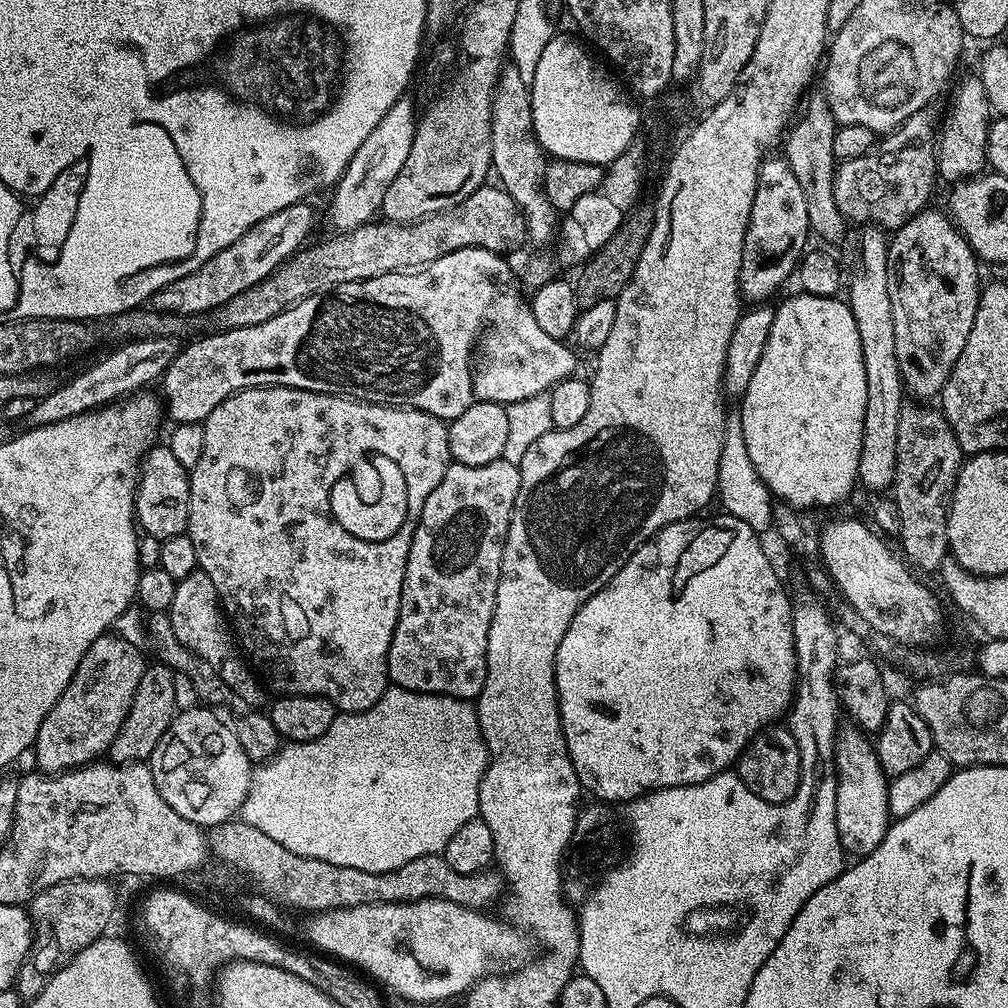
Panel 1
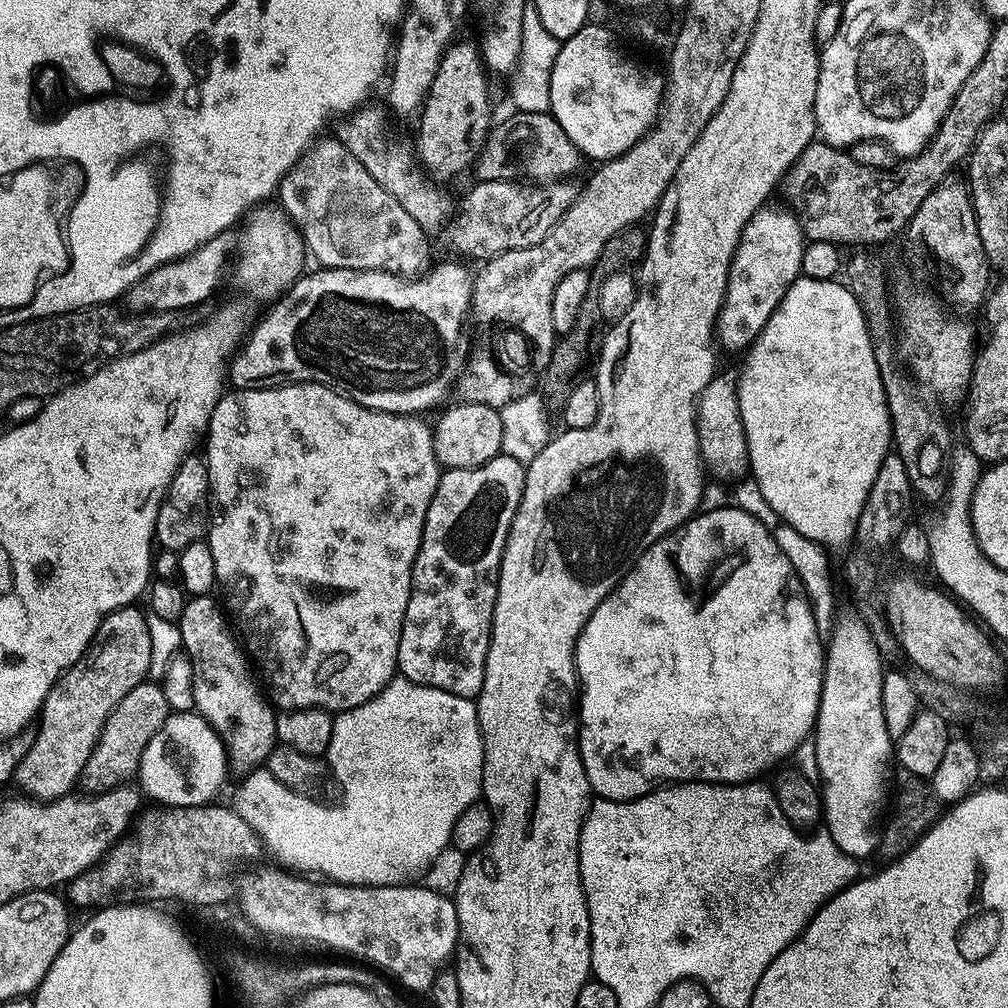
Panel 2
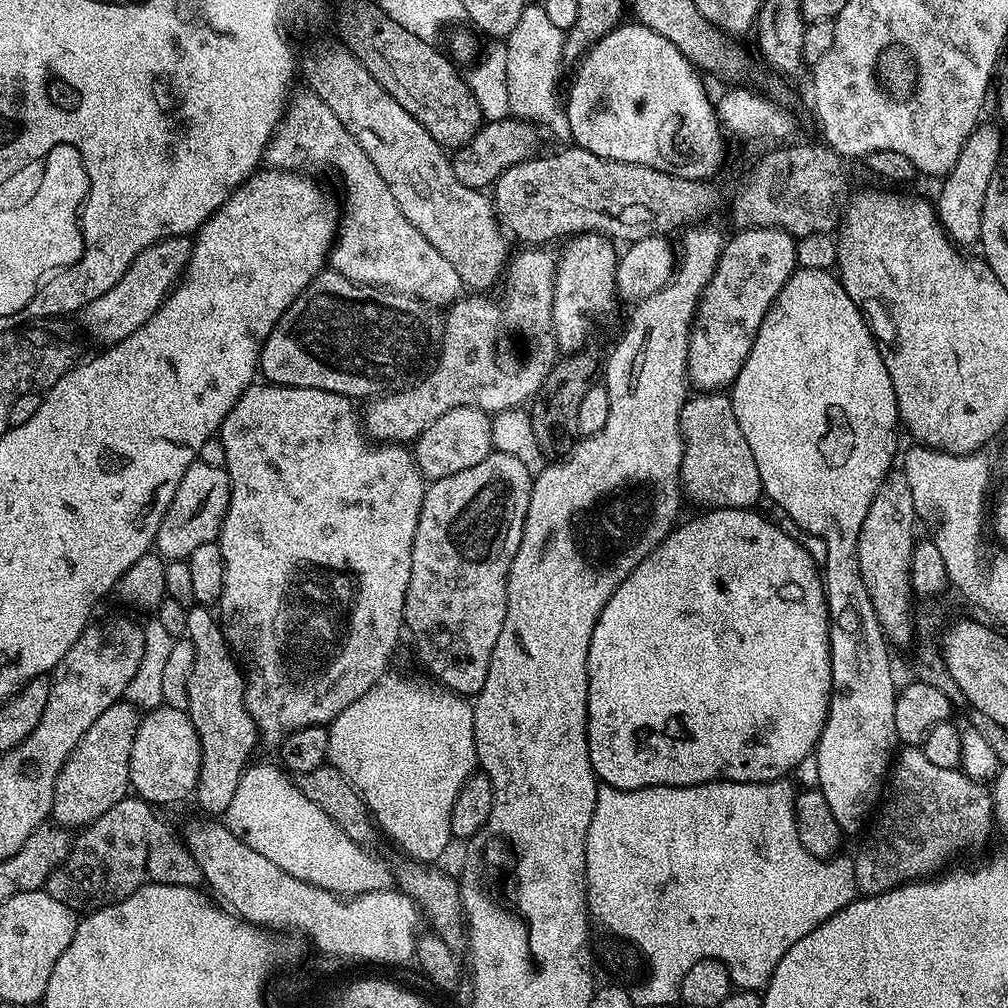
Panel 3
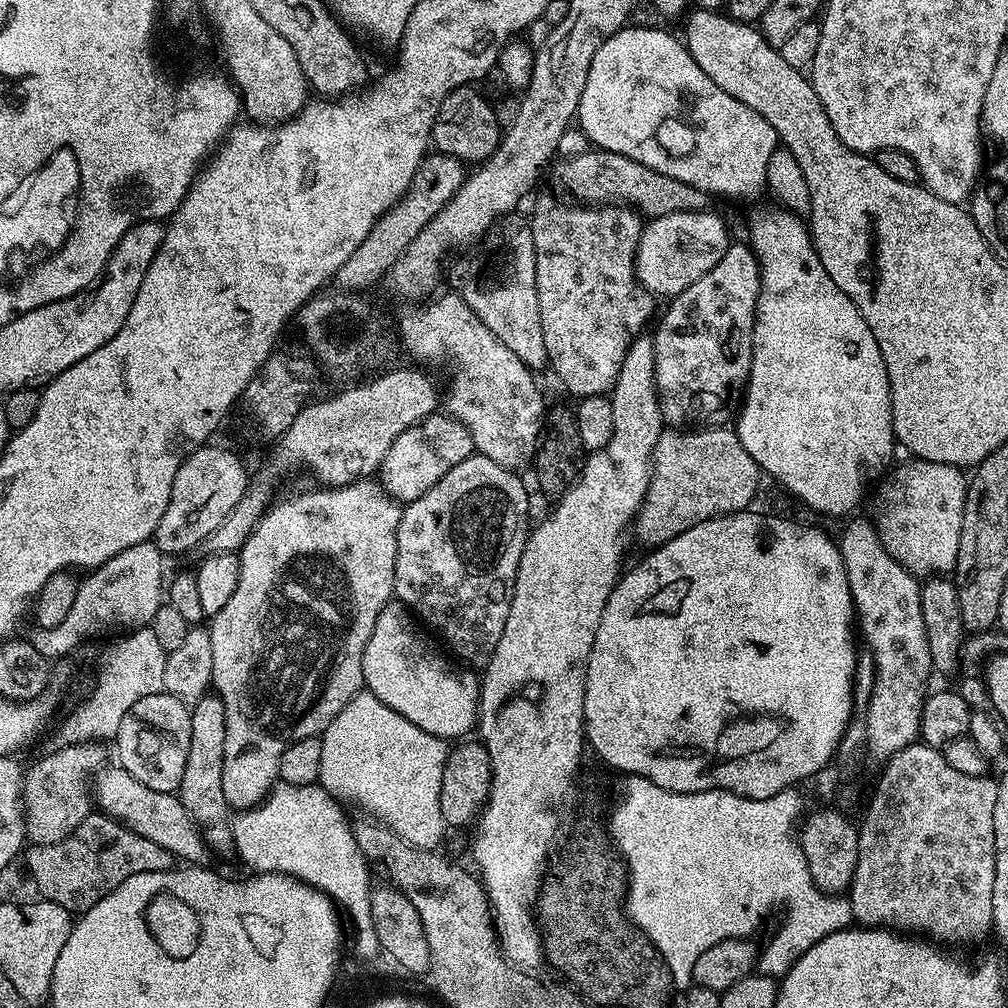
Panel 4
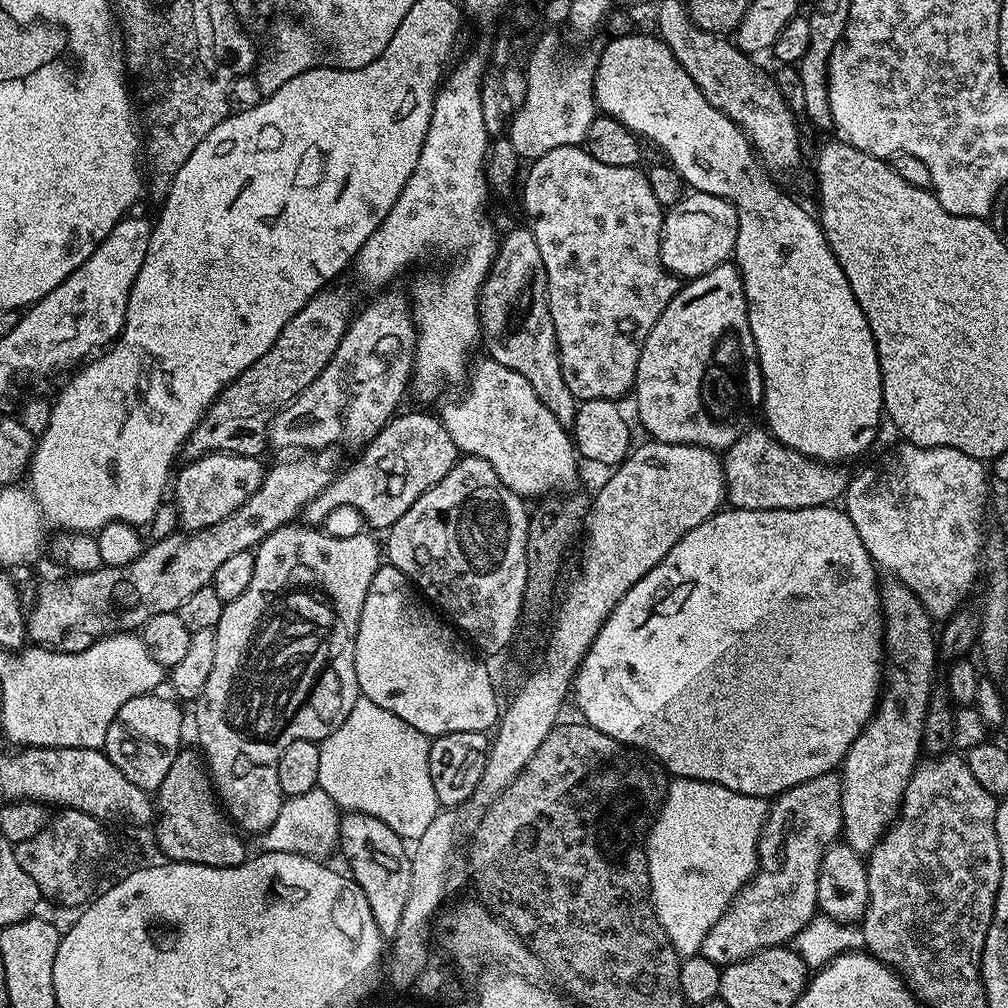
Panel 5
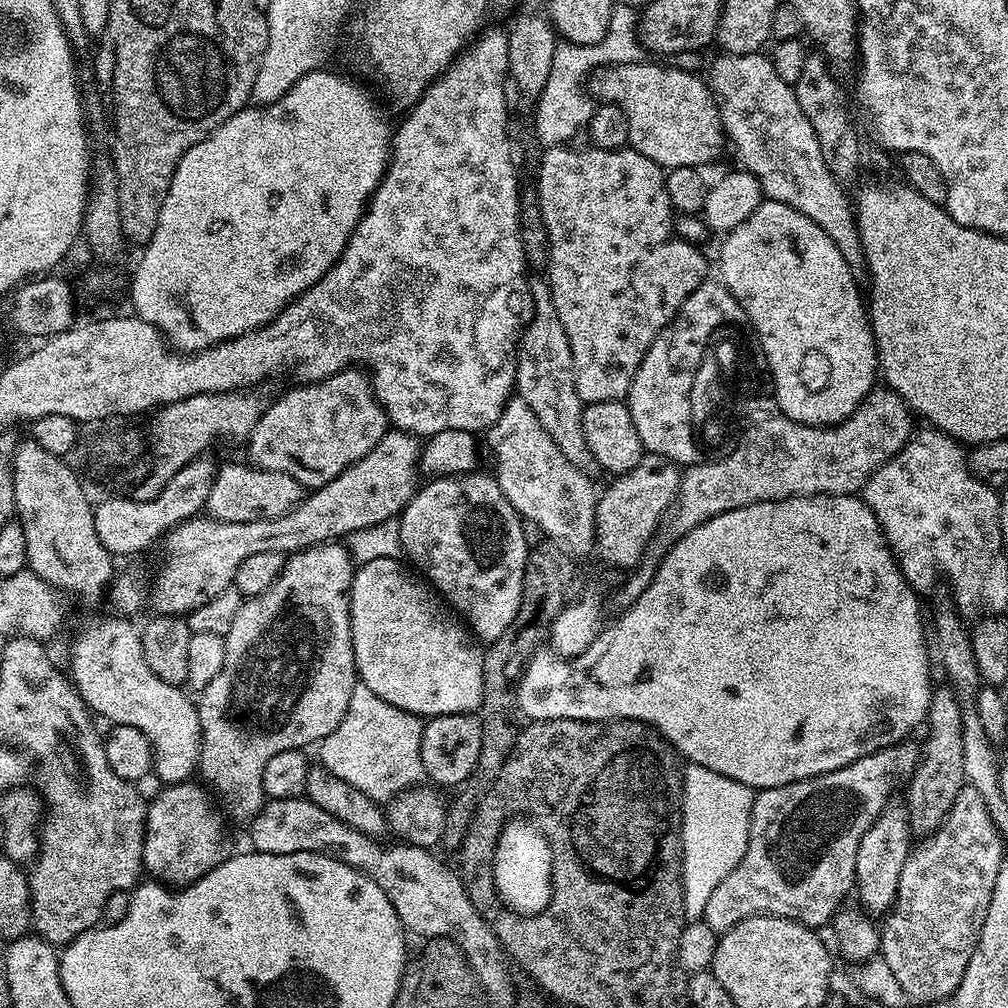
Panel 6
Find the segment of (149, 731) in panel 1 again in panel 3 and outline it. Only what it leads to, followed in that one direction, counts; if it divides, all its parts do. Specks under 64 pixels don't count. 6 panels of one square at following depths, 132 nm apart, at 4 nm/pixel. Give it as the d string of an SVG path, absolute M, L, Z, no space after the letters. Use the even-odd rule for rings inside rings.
M117 702L110 706L78 742L54 782L51 819L65 829L83 829L130 792L130 750L142 719L137 705Z

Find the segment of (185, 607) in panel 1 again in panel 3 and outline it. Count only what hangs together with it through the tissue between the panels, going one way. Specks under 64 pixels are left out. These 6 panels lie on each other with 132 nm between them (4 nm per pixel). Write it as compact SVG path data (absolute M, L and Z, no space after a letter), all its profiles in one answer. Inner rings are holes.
M192 606L188 608L188 630L186 633L187 639L194 642L194 670L190 670L190 678L188 679L188 706L187 713L189 718L192 720L198 738L200 739L200 749L202 750L202 762L200 763L200 777L196 783L196 790L194 793L194 800L197 800L202 807L205 808L205 813L216 814L212 812L220 812L220 814L227 813L230 802L234 802L234 790L238 790L238 782L242 778L244 769L249 767L250 761L253 759L252 751L255 750L256 744L258 745L258 733L256 731L256 723L254 718L250 714L250 710L244 704L244 686L246 683L246 677L242 671L241 665L238 663L233 651L228 647L228 640L224 636L223 627L218 619L215 611L209 610L204 606Z

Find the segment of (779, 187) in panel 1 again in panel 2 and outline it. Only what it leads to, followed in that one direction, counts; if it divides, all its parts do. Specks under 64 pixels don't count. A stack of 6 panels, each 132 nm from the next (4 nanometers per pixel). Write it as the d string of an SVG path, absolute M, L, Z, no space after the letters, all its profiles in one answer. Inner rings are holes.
M772 207L760 208L752 215L750 222L746 222L746 226L742 230L742 238L738 242L736 253L732 259L724 304L720 307L716 327L719 343L721 340L728 348L742 348L744 350L751 346L766 326L770 314L774 314L774 310L782 302L788 287L795 280L799 280L802 275L800 267L806 243L804 231L800 229L800 222L797 220L795 212L791 210L783 212L780 208Z

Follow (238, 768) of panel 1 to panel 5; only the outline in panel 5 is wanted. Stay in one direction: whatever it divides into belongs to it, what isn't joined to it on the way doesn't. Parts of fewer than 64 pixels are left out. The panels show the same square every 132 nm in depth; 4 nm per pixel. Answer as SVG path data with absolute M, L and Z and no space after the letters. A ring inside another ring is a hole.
M149 694L130 698L130 702L126 702L122 710L118 710L114 722L110 722L110 730L106 730L106 742L102 749L104 755L110 758L110 762L114 762L114 766L118 766L118 770L122 770L122 774L126 774L130 782L134 782L134 786L144 788L150 794L162 786L162 778L166 778L170 766L174 766L174 758L182 747L180 735L184 732L184 716L179 708L181 705L175 699L167 700L160 695Z

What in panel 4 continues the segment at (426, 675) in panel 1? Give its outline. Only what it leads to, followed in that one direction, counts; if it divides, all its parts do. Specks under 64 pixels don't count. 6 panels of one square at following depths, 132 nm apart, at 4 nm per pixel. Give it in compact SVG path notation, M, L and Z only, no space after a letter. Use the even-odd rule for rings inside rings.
M473 454L458 462L454 470L450 470L437 484L430 486L426 494L417 500L409 500L403 505L400 521L398 522L398 550L396 551L396 573L394 574L394 596L405 608L411 610L433 633L437 632L446 643L452 647L453 657L461 656L464 660L480 660L492 655L492 651L498 646L498 638L502 638L502 630L506 626L506 618L510 614L512 595L514 594L514 582L518 574L518 566L522 558L524 543L528 540L530 523L528 524L528 492L524 489L522 481L516 477L517 473L511 468L504 468L498 462Z

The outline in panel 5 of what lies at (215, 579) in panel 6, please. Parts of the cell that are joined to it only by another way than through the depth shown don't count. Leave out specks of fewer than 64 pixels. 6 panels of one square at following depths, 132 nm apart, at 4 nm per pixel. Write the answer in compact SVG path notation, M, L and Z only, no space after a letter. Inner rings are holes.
M403 412L393 416L388 425L369 444L363 445L359 453L361 456L341 476L333 475L326 490L322 490L318 498L314 498L303 508L302 520L305 525L323 525L323 520L331 512L336 512L339 508L353 508L354 511L360 512L361 518L369 524L369 529L387 530L394 522L398 522L398 518L402 518L402 514L406 514L406 510L410 510L410 506L414 506L414 502L418 502L418 498L422 498L422 494L426 494L426 490L430 490L438 482L442 482L446 474L450 474L457 462L458 453L454 446L454 438L450 438L439 415L432 413L431 416L428 412Z

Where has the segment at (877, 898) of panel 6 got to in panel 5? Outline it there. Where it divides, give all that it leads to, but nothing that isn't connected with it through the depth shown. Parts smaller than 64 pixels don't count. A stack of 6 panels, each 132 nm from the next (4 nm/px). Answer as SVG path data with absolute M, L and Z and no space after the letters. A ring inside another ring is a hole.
M893 578L886 580L880 584L880 613L884 616L886 653L886 667L882 672L882 691L875 714L845 754L842 771L839 773L842 790L842 822L844 823L842 840L861 854L871 852L900 815L906 786L922 756L924 719L934 685L937 683L935 680L936 664L938 665L938 632L935 627L932 629L934 620L929 616L922 602L902 581Z

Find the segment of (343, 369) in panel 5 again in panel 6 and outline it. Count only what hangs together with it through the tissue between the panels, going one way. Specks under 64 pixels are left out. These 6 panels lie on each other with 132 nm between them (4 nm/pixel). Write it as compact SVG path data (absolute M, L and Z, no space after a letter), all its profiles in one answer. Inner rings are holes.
M359 367L345 368L338 374L330 374L328 378L301 383L300 388L292 388L285 396L269 403L254 426L251 436L246 441L247 459L255 467L269 468L290 474L305 489L315 490L338 478L342 470L346 470L354 462L358 462L389 431L390 425L384 408L376 401L372 392L372 381L367 371Z

